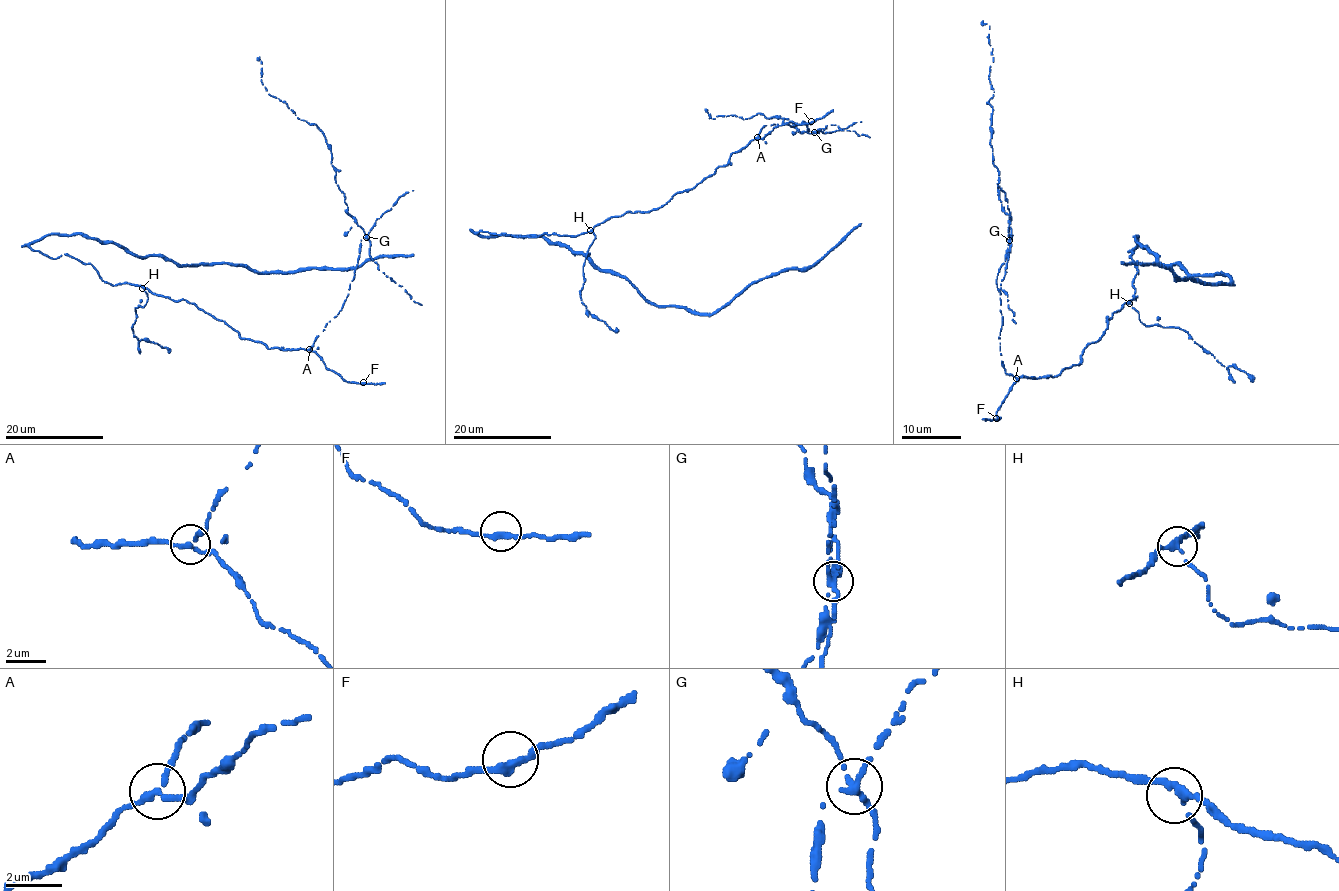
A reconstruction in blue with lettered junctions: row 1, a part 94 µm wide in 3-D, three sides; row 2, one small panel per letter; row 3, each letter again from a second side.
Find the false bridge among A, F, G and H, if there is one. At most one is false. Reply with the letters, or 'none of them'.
G

